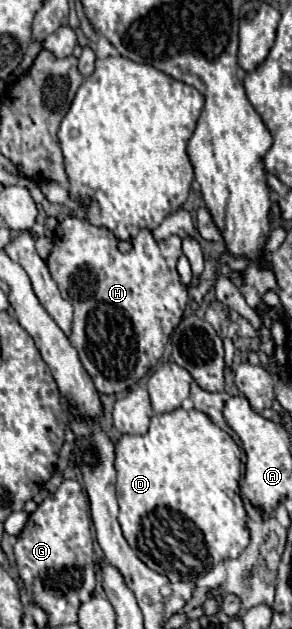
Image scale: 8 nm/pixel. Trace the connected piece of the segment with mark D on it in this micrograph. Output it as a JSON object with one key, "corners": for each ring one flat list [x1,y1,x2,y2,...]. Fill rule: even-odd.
{"corners":[[176,408,174,412,166,412,162,416,152,416,150,420,150,430,144,436,130,436,124,434,118,442,116,442,116,472,118,472,118,480,116,480,116,496,118,496,118,504,120,504,120,514,118,514,118,522,122,526,122,534,128,542,128,546,136,552,136,556,154,572,164,574,170,580,170,572,180,574,180,580,190,582,196,580,200,574,208,572,208,568,212,568,216,562,226,560,226,558,236,558,246,546,248,546,248,530,246,530,246,512,244,512,244,504,240,498,240,488,238,488,238,480,240,480,240,448,238,444,232,440,232,436,224,430,220,430,216,424,212,424,212,420,208,420,208,416,204,416,204,412,200,410,184,410,184,408]]}

